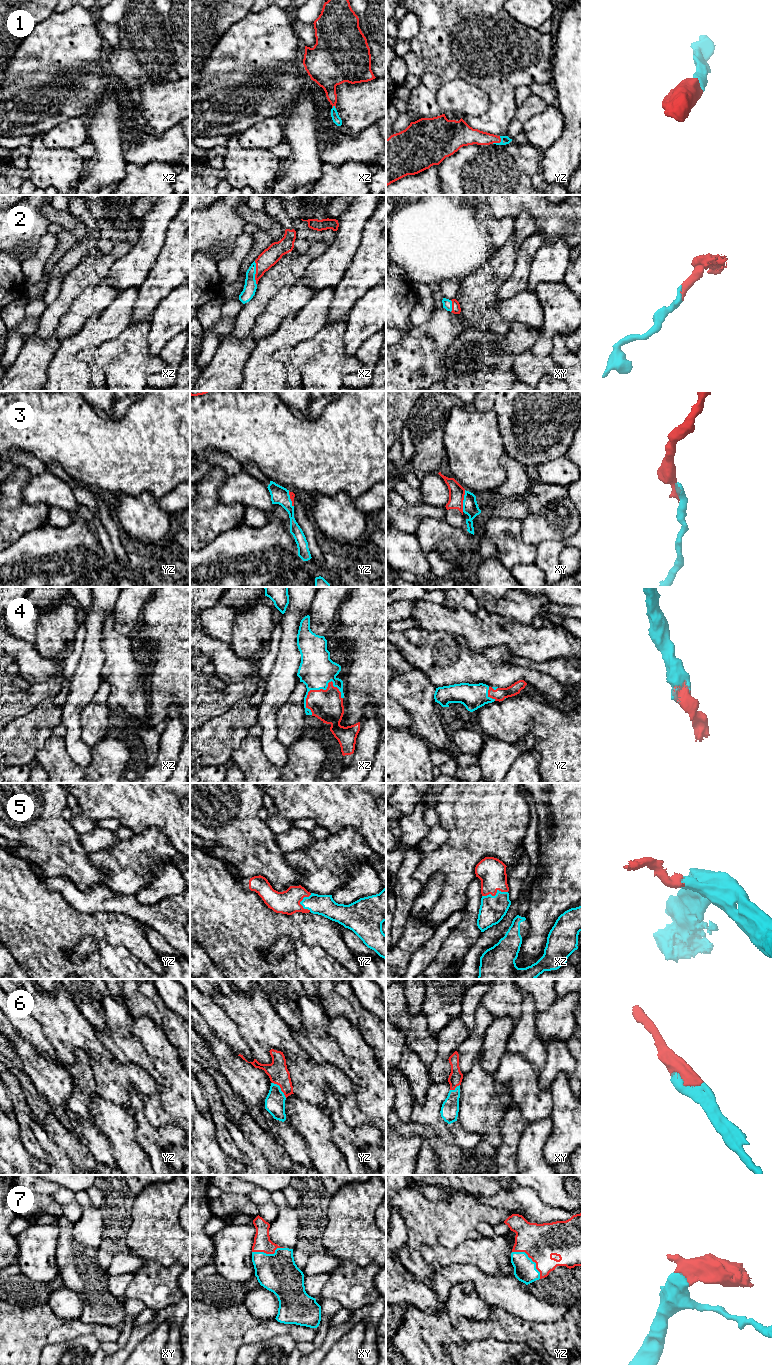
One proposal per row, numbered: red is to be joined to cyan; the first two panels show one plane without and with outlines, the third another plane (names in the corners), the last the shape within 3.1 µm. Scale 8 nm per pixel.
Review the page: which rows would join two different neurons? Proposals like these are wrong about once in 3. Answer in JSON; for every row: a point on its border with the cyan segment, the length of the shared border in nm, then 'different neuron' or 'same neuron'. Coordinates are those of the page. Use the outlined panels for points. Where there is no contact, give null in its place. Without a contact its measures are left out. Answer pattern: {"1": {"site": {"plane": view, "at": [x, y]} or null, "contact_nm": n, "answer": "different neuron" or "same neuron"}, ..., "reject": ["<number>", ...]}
{"1": {"site": {"plane": "yz", "at": [498, 143]}, "contact_nm": 90, "answer": "same neuron"}, "2": {"site": {"plane": "xz", "at": [255, 273]}, "contact_nm": 190, "answer": "same neuron"}, "3": {"site": {"plane": "xy", "at": [463, 501]}, "contact_nm": 180, "answer": "different neuron"}, "4": {"site": {"plane": "xz", "at": [310, 689]}, "contact_nm": 320, "answer": "same neuron"}, "5": {"site": {"plane": "xz", "at": [496, 894]}, "contact_nm": 220, "answer": "same neuron"}, "6": {"site": {"plane": "yz", "at": [280, 1088]}, "contact_nm": 170, "answer": "same neuron"}, "7": {"site": {"plane": "yz", "at": [531, 1259]}, "contact_nm": 320, "answer": "same neuron"}, "reject": ["3"]}

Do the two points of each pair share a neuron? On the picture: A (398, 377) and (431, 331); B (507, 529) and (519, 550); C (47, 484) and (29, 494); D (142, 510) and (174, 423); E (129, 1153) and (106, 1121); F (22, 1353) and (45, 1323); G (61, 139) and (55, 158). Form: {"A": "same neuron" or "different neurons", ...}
{"A": "same neuron", "B": "same neuron", "C": "same neuron", "D": "different neurons", "E": "same neuron", "F": "same neuron", "G": "different neurons"}

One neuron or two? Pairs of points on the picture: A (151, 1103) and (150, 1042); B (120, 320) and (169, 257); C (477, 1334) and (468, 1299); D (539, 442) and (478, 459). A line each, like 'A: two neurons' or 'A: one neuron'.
A: one neuron
B: two neurons
C: two neurons
D: two neurons

